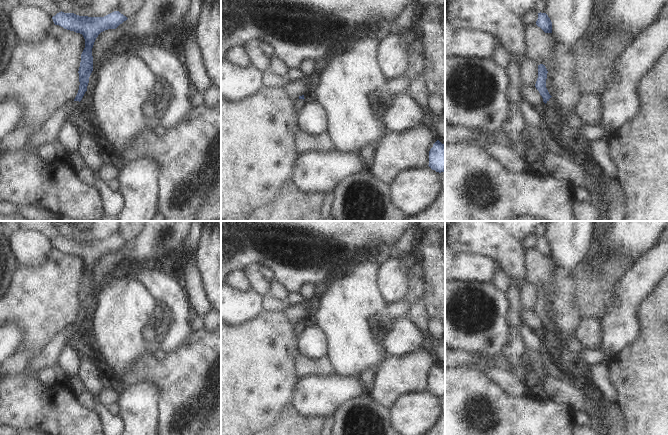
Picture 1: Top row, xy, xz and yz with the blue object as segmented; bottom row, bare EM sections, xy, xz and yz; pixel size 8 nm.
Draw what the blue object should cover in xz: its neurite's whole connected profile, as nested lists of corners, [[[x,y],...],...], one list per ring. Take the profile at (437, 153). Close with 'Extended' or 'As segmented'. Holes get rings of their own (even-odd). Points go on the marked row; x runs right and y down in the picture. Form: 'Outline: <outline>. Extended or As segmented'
Outline: [[[437,140],[429,151],[429,165],[436,172],[445,171],[445,145]]]. As segmented

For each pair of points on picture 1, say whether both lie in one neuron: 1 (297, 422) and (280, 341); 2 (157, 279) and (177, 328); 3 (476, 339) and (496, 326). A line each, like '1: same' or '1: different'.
1: different
2: same
3: same

